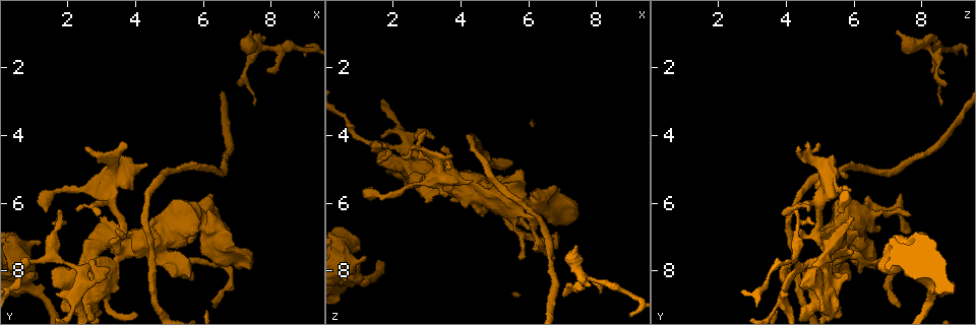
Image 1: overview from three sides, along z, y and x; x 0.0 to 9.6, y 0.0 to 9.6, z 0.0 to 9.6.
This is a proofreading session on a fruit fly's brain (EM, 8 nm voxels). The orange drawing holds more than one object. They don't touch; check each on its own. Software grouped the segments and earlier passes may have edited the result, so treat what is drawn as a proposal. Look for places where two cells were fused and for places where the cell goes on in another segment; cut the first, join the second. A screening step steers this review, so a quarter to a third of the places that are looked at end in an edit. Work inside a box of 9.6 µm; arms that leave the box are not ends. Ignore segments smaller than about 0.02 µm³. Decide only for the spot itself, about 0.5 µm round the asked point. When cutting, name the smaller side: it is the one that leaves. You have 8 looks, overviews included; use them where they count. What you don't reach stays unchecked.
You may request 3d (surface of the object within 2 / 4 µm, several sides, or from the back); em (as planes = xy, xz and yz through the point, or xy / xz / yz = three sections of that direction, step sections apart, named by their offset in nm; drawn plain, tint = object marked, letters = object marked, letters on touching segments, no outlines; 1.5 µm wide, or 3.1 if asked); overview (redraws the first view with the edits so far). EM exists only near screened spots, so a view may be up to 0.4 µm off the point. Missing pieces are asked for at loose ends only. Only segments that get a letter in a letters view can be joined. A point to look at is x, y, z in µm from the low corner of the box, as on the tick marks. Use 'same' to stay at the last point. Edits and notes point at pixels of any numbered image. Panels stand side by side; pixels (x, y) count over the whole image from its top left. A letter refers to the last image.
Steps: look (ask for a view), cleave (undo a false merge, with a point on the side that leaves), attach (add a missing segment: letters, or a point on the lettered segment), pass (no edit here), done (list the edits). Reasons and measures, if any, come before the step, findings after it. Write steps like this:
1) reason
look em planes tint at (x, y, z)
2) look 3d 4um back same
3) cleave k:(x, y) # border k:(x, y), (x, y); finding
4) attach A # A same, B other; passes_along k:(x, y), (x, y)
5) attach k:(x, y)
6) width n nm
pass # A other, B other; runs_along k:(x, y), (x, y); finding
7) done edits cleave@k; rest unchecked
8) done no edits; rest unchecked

an open end
look em planes plain at (3.00, 6.35, 3.90)

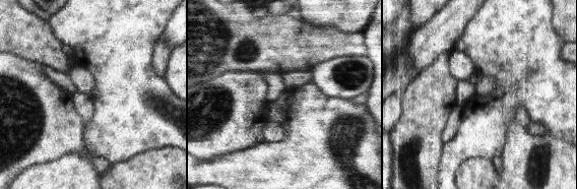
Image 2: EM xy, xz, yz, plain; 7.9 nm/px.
look em planes letters same

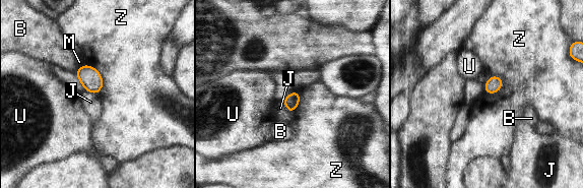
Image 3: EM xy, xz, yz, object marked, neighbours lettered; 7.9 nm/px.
width 110 nm
pass # B other, J other, M other, U other, Z other; border 3:(82, 62), (101, 75), (98, 94); none of them fits

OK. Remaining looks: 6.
free end
look em planes letters at (1.75, 9.05, 5.10)

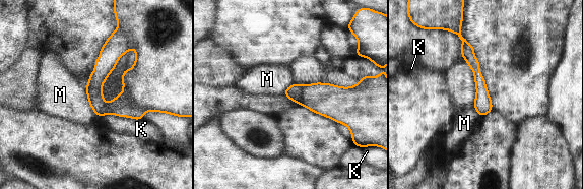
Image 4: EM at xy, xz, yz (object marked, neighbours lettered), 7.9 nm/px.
pass # K other, M other; runs_along 4:(108, 43), (96, 98), (137, 112); none of them fits

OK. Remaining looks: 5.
stops while still wide
look em planes letters at (4.40, 4.85, 5.30)

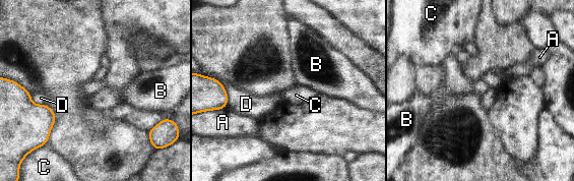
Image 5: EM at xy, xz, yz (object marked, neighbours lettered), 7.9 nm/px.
pass # A other, B other, C other, D other; border 5:(46, 142), (37, 147); no lettered segment goes on from it

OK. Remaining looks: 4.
long arm stops here
look 3d 2um at (6.30, 9.05, 7.40)

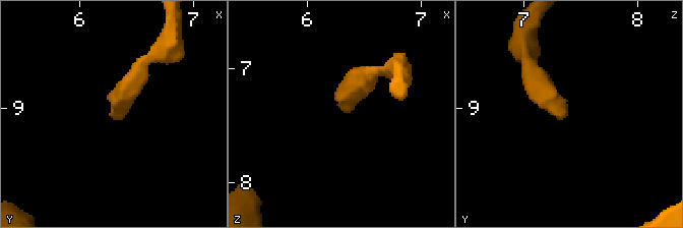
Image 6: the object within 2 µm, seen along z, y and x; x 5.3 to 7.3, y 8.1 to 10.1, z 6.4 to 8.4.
shape alone is not enough
look em xz step 4 tint at (6.32, 9.10, 7.38)

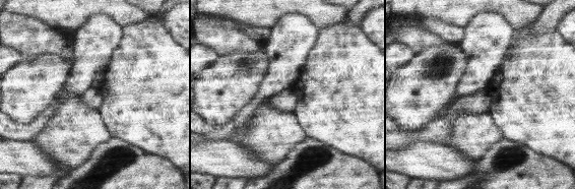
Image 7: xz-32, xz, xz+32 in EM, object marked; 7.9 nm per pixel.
another direction
look em planes letters same

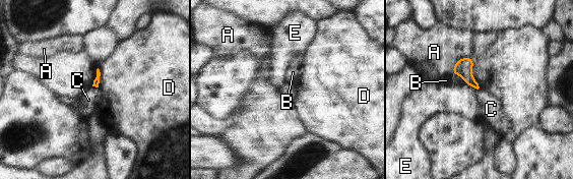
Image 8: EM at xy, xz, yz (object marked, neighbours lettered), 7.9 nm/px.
pass # A other, B other, C other, D other, E other; border 8:(92, 85), (98, 87); none of them fits

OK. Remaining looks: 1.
done no edits; rest unchecked

